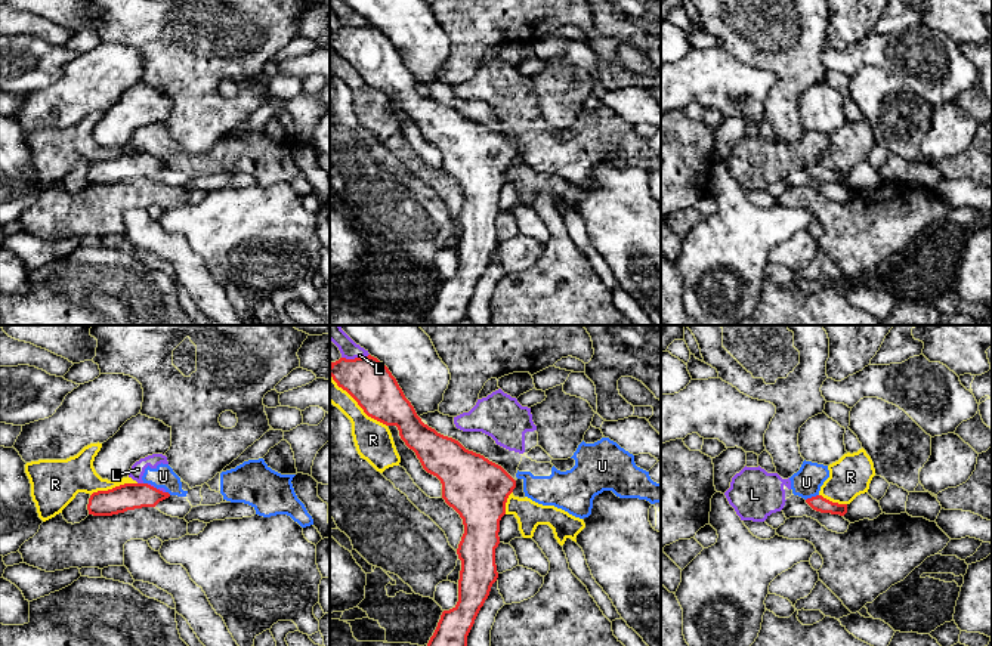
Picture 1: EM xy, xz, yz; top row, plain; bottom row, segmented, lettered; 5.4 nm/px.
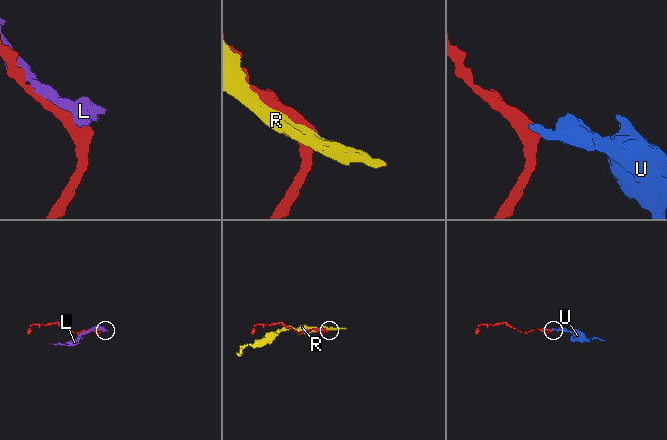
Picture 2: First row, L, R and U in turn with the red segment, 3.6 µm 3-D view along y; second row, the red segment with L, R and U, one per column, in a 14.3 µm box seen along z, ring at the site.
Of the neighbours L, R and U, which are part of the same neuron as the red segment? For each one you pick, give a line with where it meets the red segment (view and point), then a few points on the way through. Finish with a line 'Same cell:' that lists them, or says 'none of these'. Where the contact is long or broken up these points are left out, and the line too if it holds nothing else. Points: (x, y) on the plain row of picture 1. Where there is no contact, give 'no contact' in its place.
Same cell: none of these

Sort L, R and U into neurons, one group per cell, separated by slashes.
L U / R

